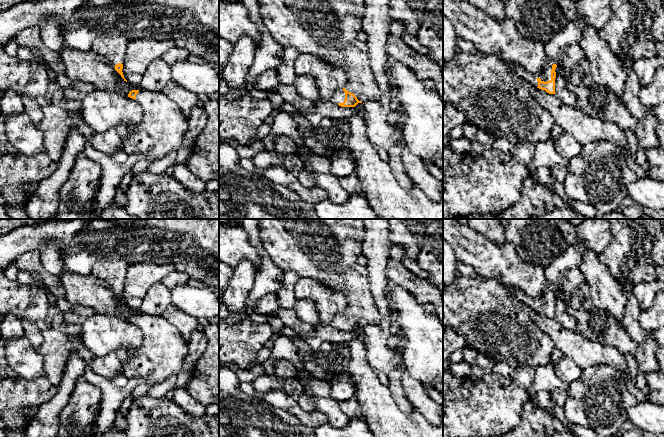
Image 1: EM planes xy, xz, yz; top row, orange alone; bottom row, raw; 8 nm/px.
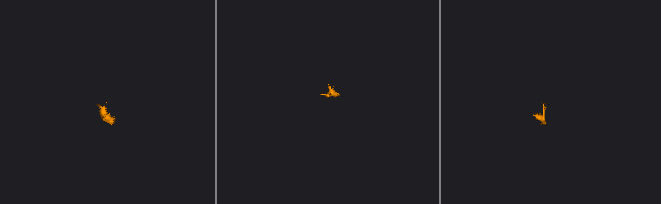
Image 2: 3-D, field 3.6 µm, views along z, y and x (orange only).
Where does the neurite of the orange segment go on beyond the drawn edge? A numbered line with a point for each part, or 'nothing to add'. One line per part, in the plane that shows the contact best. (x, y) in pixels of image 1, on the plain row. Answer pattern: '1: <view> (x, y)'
1: xz (326, 250)
2: yz (492, 318)

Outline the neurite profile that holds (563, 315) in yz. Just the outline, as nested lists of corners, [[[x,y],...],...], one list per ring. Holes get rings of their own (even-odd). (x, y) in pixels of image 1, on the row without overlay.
[[[560,298],[555,302],[555,319],[566,329],[576,331],[576,319],[565,302]]]

